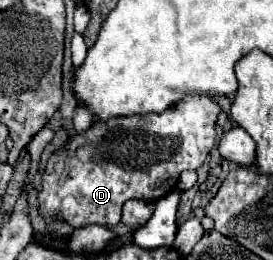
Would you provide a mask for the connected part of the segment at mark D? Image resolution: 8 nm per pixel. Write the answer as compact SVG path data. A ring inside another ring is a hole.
M188 95L182 99L182 103L178 103L178 107L170 107L168 111L162 111L162 113L154 113L154 115L142 115L142 117L114 117L114 119L108 119L108 121L100 121L100 123L92 123L92 127L82 133L82 135L76 135L72 141L68 141L68 145L52 155L48 159L48 165L46 165L46 171L42 175L42 191L40 191L40 213L42 215L54 215L58 219L64 219L68 221L74 229L80 229L84 225L90 225L90 223L98 223L98 225L106 225L106 227L114 227L120 217L122 217L122 205L124 201L128 199L144 199L144 201L158 201L162 199L164 195L168 195L170 191L176 189L176 183L178 183L178 177L182 171L196 171L198 167L204 165L210 149L216 145L216 117L220 113L220 105L216 101L212 101L210 97L206 95Z

